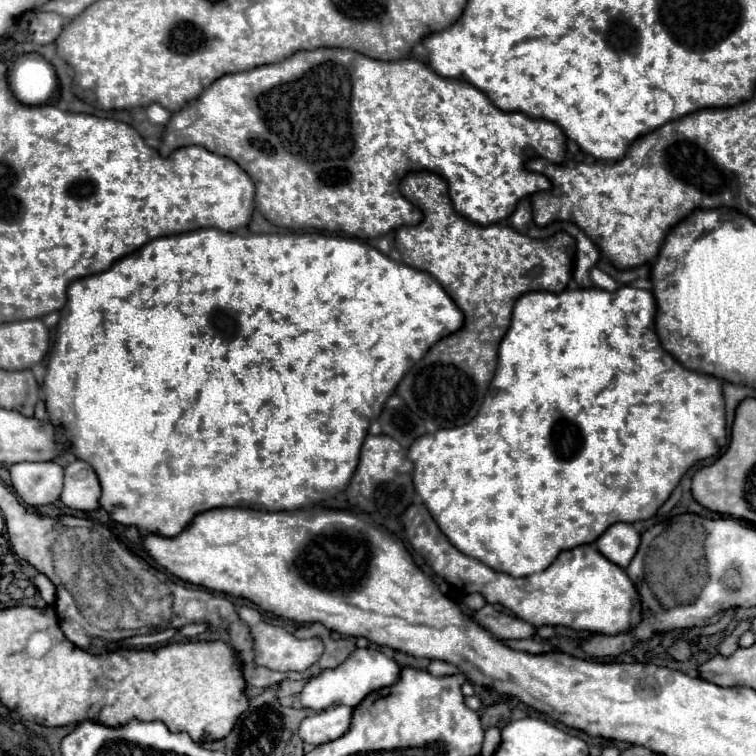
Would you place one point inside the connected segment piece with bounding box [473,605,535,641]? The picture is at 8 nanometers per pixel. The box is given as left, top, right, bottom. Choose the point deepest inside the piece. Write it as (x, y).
(504, 626)

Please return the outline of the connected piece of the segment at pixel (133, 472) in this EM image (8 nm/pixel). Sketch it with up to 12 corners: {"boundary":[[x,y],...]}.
{"boundary":[[341,235],[159,237],[41,387],[121,525],[345,491],[463,315]]}

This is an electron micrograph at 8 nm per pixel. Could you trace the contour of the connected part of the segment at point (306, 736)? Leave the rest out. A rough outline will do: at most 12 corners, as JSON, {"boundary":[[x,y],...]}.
{"boundary":[[335,705],[299,725],[311,745],[329,743],[347,731],[351,707]]}

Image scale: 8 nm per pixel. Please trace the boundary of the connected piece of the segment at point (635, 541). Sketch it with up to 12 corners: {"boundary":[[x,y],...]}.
{"boundary":[[629,523],[611,525],[597,549],[627,569],[639,547],[639,533]]}

